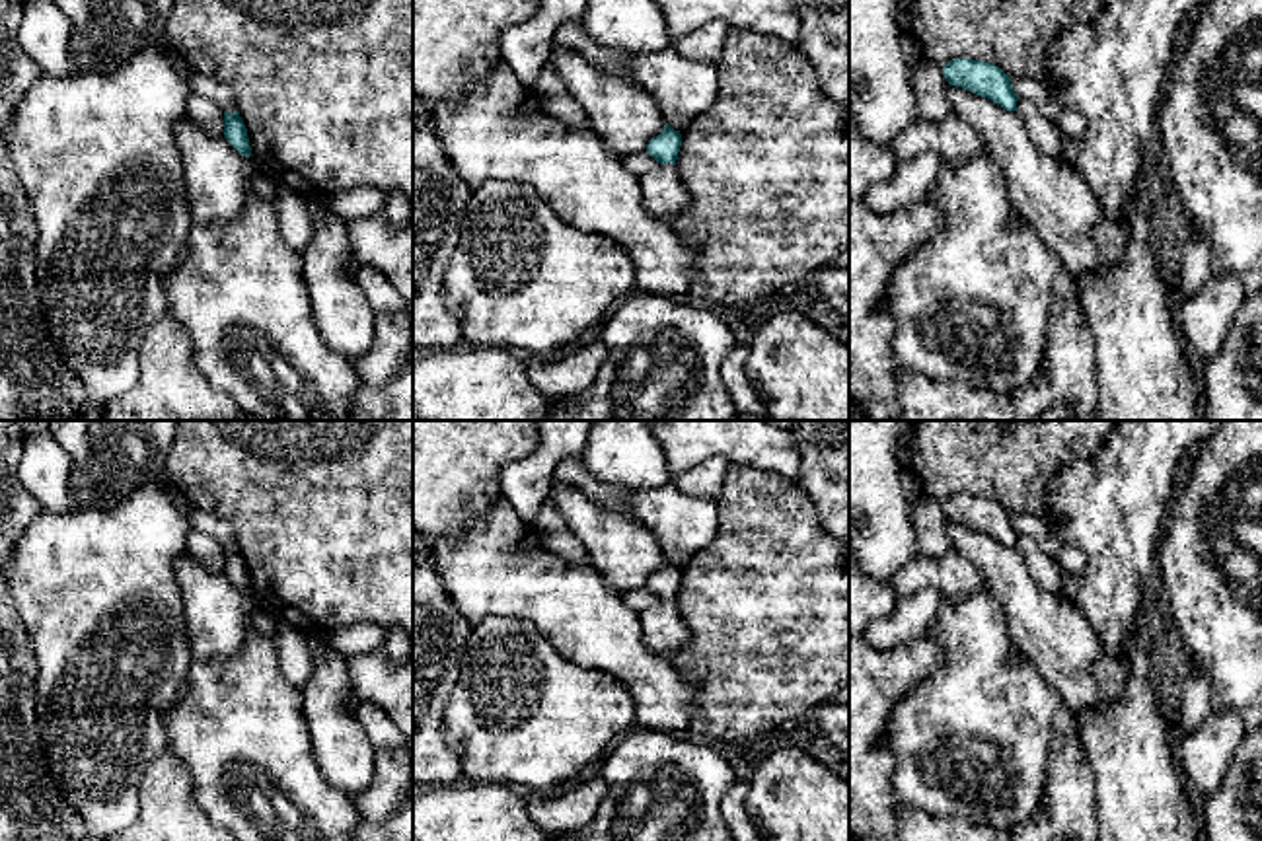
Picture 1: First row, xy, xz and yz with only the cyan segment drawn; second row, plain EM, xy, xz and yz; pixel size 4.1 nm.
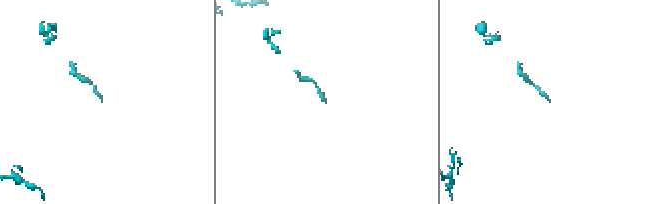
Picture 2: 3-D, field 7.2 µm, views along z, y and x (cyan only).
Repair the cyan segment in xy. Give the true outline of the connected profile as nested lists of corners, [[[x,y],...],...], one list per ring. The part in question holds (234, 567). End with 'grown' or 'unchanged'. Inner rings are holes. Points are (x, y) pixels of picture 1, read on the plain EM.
[[[224,547],[224,574],[241,590],[247,592],[251,590],[249,574],[247,574],[247,565],[238,549],[226,549]]] | unchanged

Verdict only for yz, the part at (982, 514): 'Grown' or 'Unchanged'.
Unchanged

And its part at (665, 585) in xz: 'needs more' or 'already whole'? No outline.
already whole

